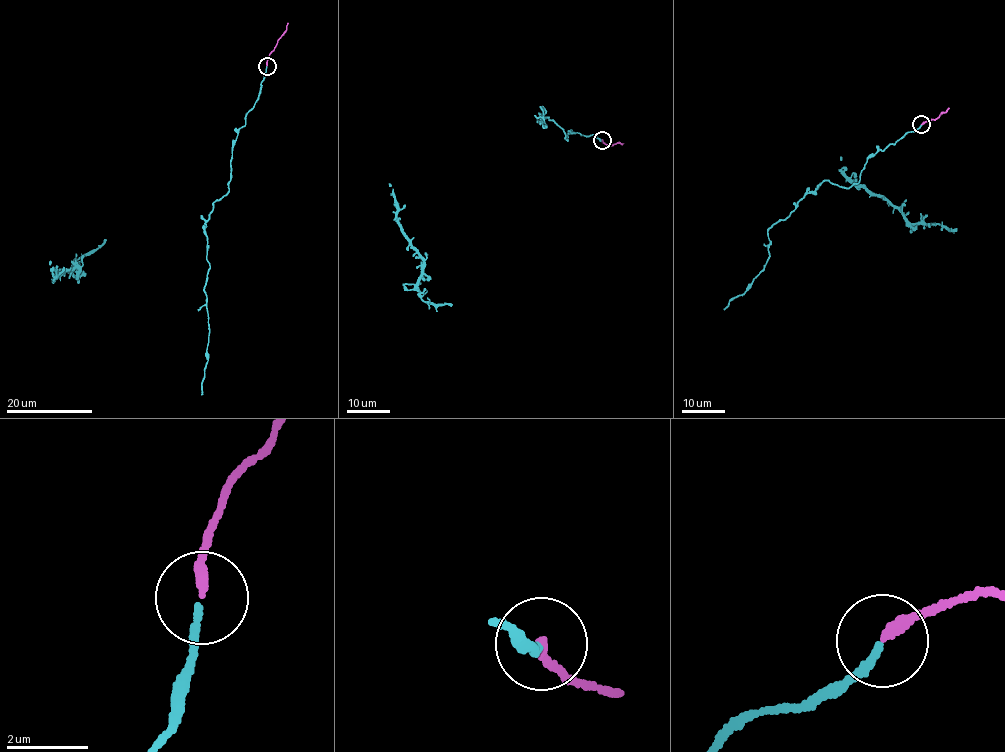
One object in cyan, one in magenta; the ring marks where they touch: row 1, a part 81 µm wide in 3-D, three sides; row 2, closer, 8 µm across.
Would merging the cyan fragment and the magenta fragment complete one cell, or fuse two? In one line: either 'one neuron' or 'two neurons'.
one neuron

